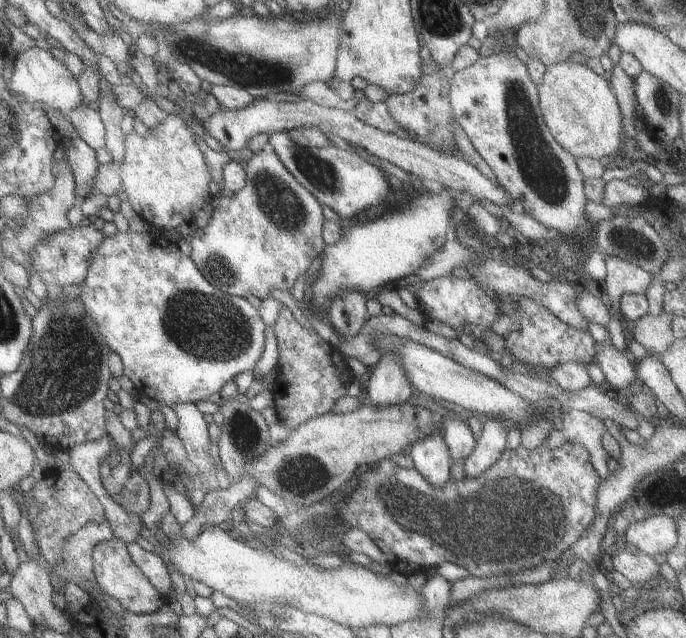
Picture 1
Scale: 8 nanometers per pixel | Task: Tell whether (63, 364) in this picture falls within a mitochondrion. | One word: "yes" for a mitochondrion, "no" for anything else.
yes

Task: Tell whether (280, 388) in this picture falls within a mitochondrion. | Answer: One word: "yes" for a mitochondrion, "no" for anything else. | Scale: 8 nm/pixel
no

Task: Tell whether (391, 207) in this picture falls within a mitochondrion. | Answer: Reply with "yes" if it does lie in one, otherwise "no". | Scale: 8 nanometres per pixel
no

